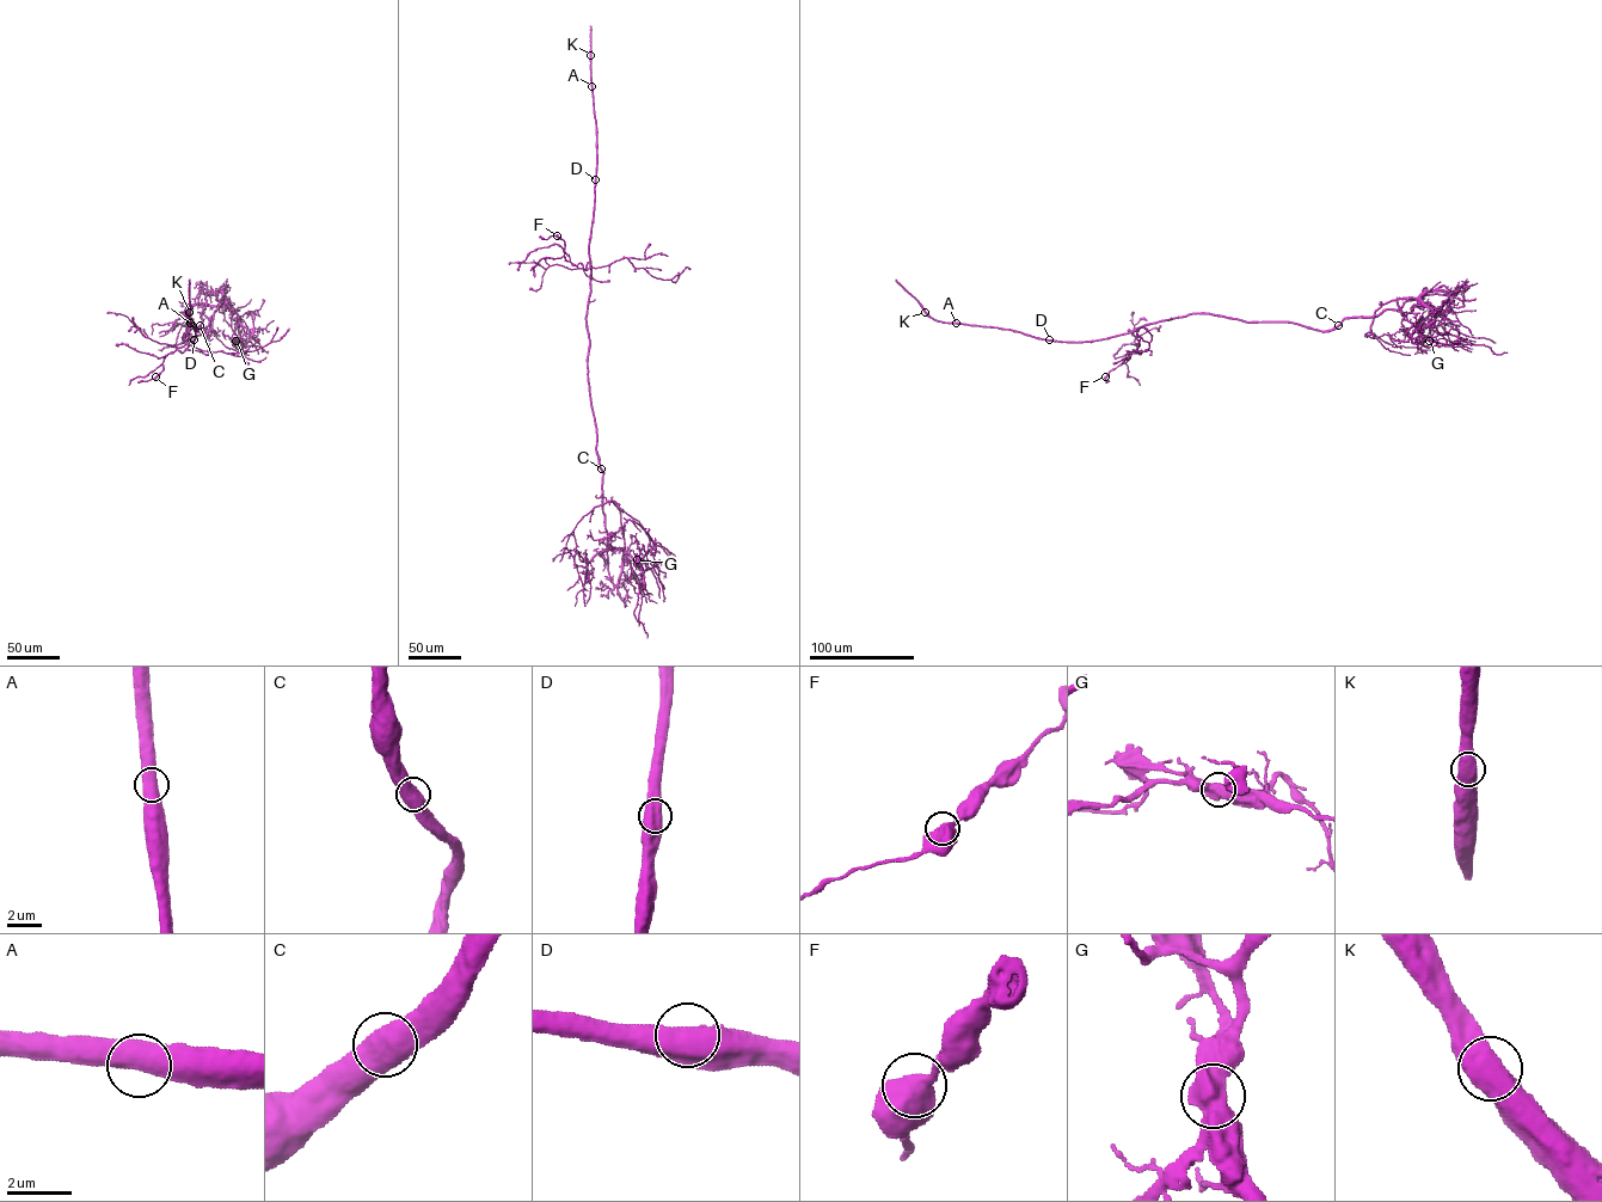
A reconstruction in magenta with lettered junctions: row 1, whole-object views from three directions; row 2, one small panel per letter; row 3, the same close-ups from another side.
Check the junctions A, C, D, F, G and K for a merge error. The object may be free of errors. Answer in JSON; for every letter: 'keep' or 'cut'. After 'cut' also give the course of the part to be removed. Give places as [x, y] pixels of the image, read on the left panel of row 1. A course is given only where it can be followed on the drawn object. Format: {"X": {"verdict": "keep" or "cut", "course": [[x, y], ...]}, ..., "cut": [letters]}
{"A": {"verdict": "keep"}, "C": {"verdict": "keep"}, "D": {"verdict": "keep"}, "F": {"verdict": "keep"}, "G": {"verdict": "cut"}, "K": {"verdict": "keep"}, "cut": ["G"]}

